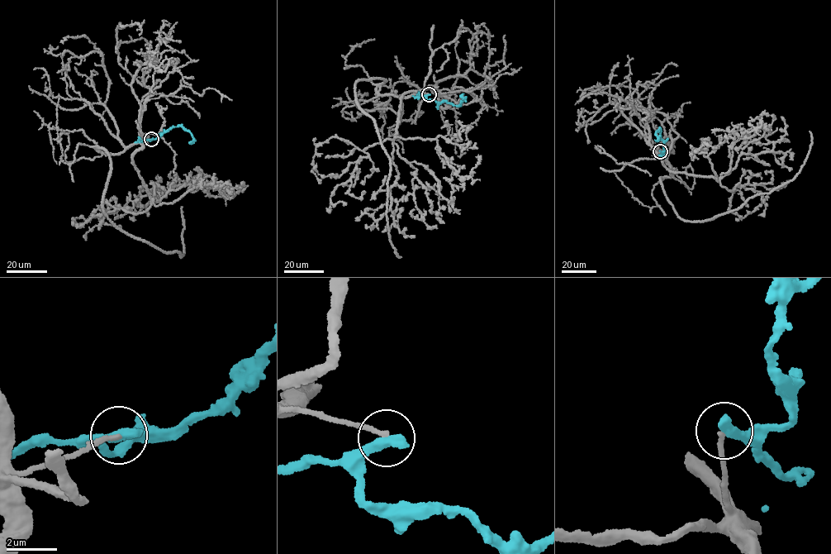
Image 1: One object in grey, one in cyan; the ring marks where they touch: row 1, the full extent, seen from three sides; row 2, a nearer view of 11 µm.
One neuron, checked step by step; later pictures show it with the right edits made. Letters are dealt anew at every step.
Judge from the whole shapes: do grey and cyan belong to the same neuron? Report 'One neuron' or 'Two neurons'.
Two neurons

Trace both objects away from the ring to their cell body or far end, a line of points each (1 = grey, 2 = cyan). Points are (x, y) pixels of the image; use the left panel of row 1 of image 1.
1: (151, 139), (117, 153), (98, 147), (110, 159), (106, 217), (182, 257), (181, 206)
2: (151, 139), (181, 126), (191, 133), (192, 141)

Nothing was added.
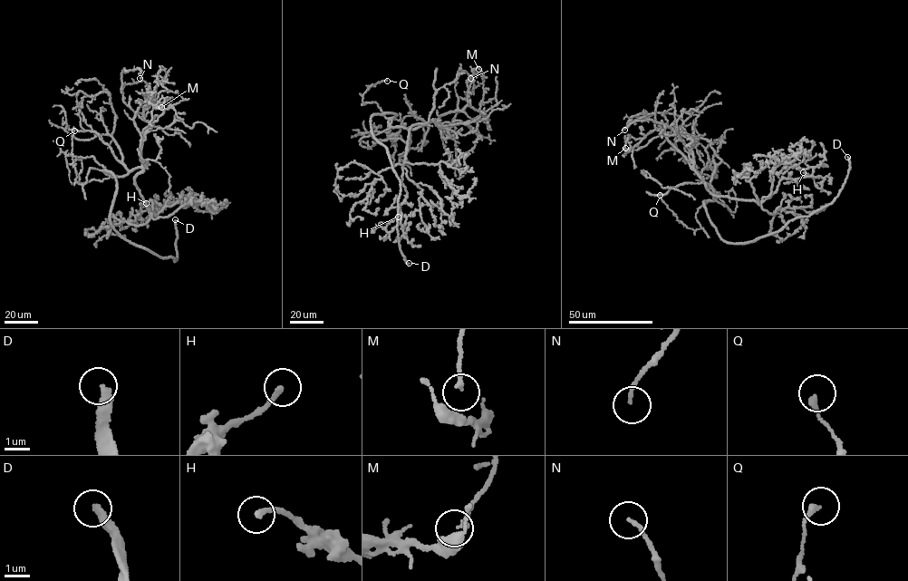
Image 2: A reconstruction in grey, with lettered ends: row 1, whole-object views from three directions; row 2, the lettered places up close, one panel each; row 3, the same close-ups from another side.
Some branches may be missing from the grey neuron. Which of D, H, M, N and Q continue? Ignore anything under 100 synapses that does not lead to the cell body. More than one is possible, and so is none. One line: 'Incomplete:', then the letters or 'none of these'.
Incomplete: D

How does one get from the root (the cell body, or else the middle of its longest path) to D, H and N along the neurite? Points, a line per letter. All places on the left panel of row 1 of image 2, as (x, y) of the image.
D: (115, 177), (116, 187), (110, 219), (124, 238), (162, 258), (171, 256), (175, 262), (175, 219)
H: (115, 177), (107, 170), (141, 169), (135, 182), (156, 214), (138, 224), (146, 203)
N: (115, 177), (107, 170), (123, 176), (141, 164), (149, 121), (123, 101), (121, 73), (139, 67), (140, 78)

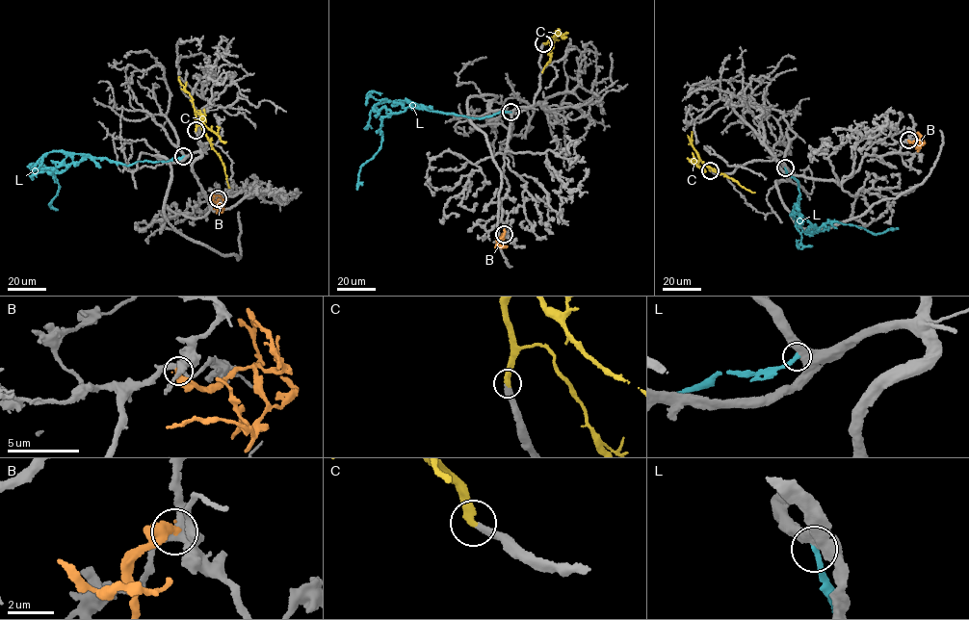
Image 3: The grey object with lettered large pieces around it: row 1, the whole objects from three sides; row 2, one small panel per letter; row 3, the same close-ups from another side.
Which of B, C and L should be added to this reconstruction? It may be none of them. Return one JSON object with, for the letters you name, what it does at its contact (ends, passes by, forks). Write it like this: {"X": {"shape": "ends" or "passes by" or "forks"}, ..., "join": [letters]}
{"C": {"shape": "ends"}, "join": ["C"]}

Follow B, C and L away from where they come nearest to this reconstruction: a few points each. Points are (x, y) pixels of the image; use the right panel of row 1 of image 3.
B: (908, 140), (922, 141), (918, 133), (920, 140)
C: (709, 170), (706, 165), (755, 193)
L: (785, 167), (787, 174), (798, 181), (799, 213), (813, 227), (817, 229), (836, 220), (875, 234), (891, 230)

